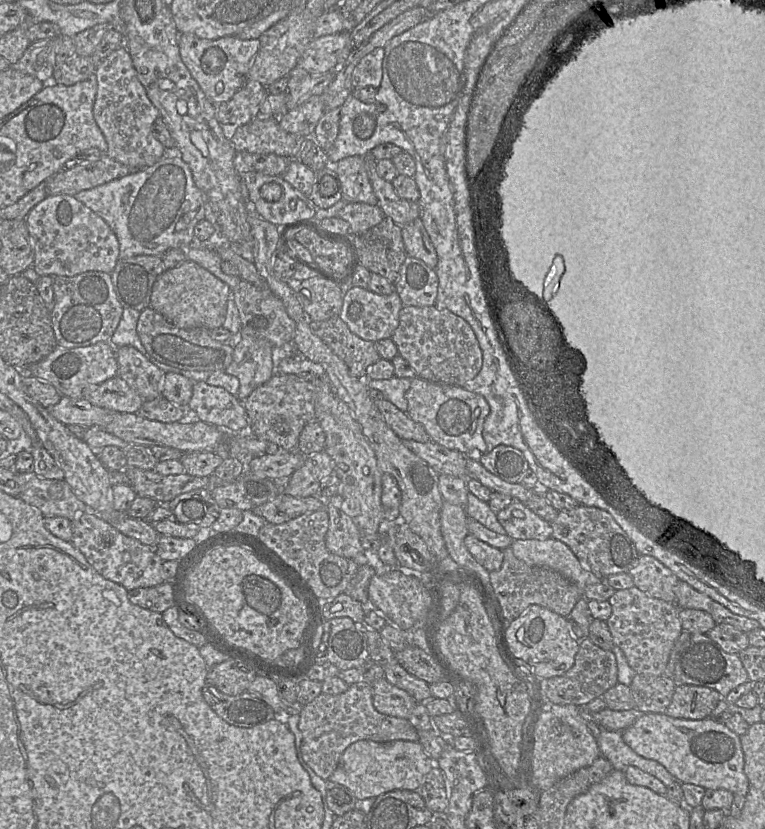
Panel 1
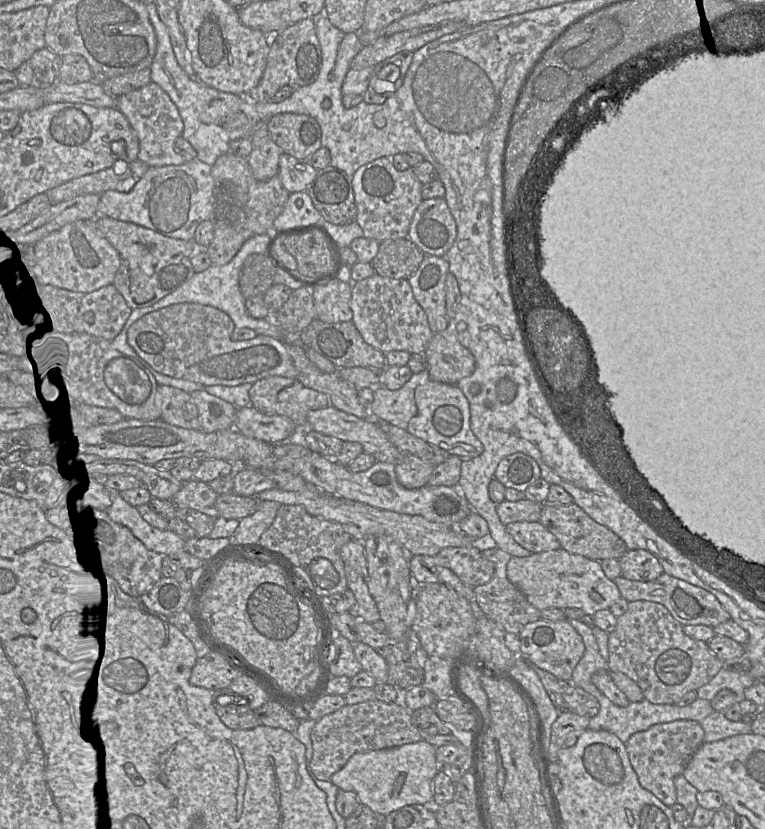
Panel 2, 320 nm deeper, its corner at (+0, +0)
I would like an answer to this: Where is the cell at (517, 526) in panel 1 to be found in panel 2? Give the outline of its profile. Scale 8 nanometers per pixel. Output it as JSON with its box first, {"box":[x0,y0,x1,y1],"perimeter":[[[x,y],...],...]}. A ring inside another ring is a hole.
{"box":[505,522,560,553],"perimeter":[[[513,522],[505,526],[508,534],[524,549],[541,553],[560,549],[557,538],[540,522]]]}

